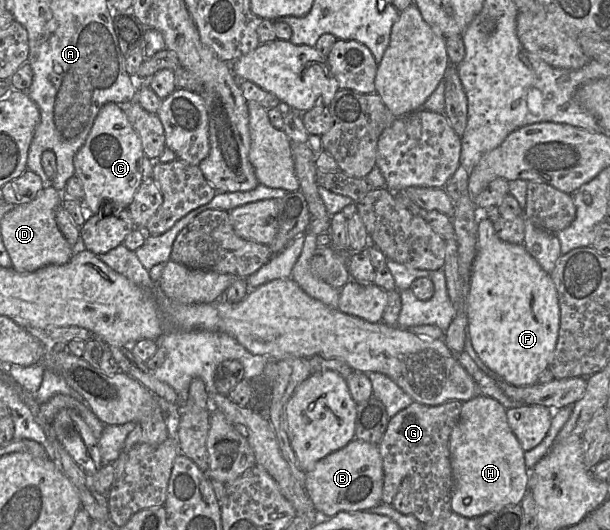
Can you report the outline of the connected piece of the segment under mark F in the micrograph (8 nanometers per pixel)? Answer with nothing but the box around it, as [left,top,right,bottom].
[468,218,560,385]

